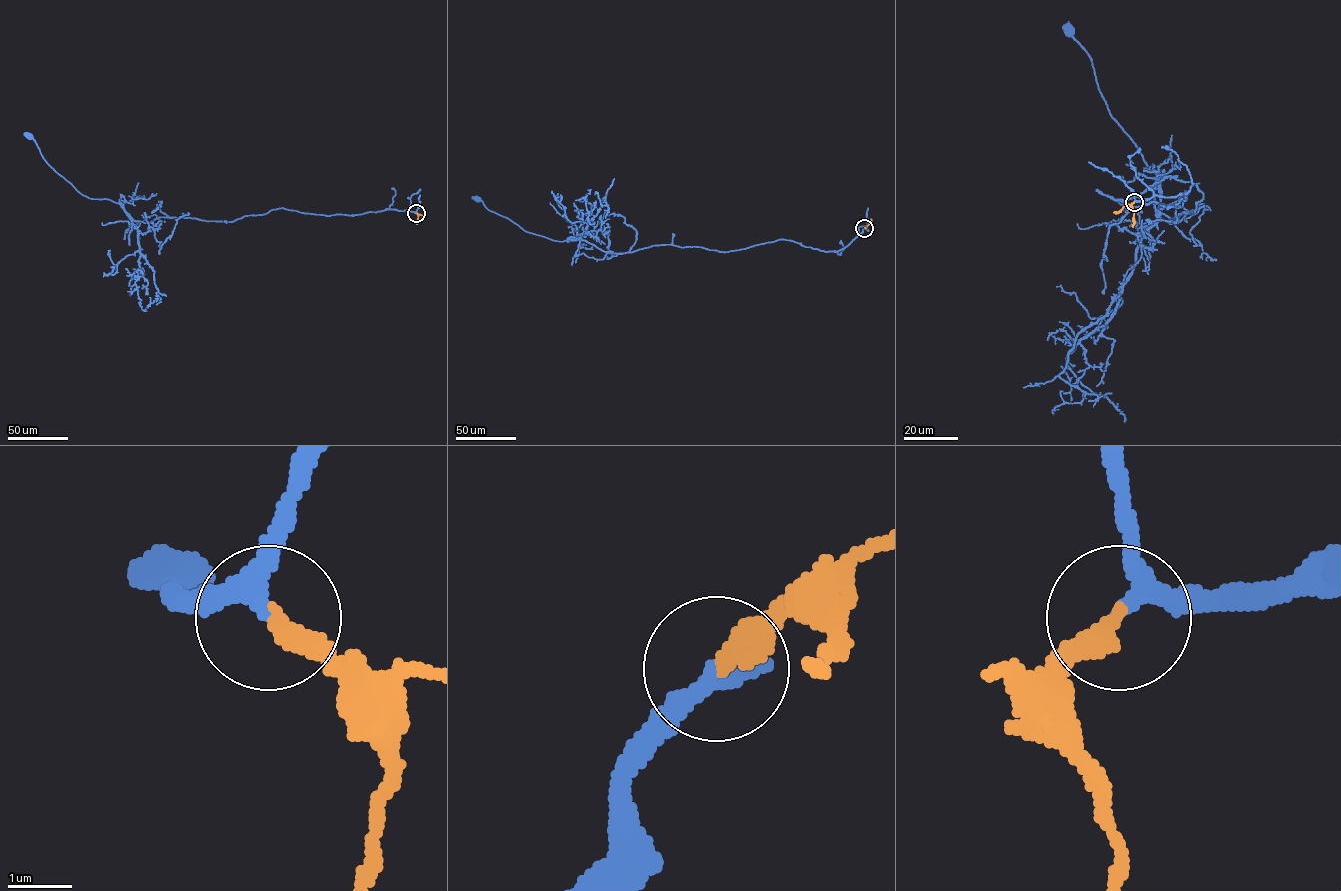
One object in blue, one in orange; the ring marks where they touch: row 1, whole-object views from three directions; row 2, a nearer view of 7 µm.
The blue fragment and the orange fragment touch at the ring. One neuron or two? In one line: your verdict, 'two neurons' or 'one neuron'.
one neuron

